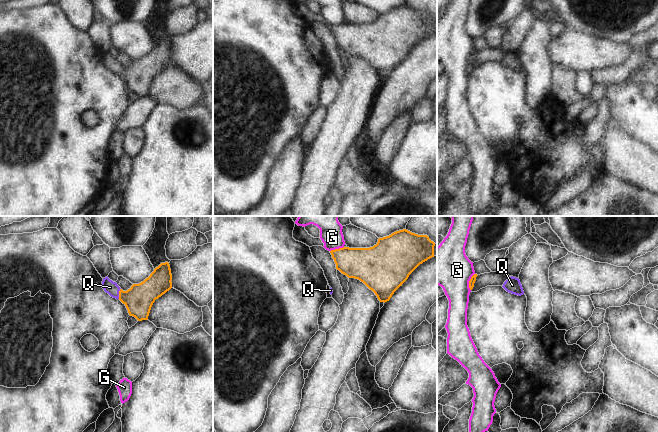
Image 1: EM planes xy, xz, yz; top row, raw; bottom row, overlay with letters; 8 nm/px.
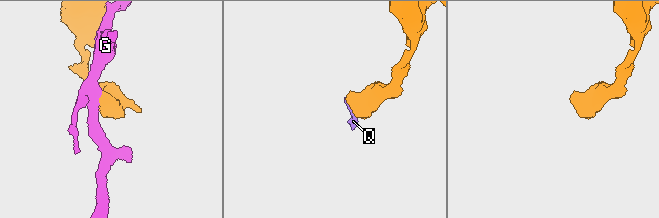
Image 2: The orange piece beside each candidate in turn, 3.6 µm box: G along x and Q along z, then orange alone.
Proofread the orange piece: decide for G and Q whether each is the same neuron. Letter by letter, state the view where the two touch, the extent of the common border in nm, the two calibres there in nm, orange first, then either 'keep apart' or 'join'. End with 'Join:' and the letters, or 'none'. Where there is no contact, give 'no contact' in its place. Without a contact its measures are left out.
G: contact in yz; length 150 nm; calibres 50 and 340 nm; keep apart
Q: contact in xy; length 90 nm; calibres 220 and 110 nm; join
Join: Q

